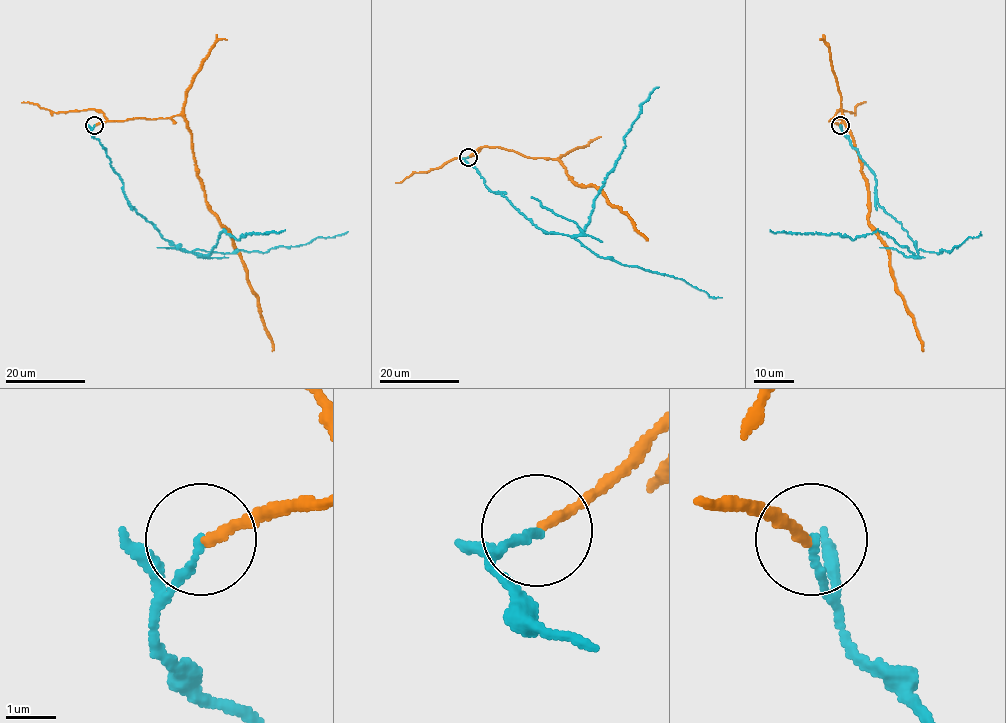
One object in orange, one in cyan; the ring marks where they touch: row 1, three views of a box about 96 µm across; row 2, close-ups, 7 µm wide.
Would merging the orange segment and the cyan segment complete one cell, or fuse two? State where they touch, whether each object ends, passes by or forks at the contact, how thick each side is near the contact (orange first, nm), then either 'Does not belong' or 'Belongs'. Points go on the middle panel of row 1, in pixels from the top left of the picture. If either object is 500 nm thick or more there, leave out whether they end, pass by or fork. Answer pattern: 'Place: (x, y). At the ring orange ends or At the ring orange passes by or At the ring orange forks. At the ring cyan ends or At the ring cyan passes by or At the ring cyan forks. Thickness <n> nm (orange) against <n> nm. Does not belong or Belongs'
Place: (468, 157). At the ring orange ends. At the ring cyan ends. Thickness 200 nm (orange) against 150 nm. Does not belong

